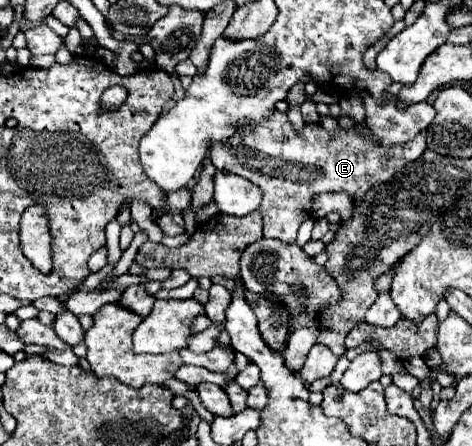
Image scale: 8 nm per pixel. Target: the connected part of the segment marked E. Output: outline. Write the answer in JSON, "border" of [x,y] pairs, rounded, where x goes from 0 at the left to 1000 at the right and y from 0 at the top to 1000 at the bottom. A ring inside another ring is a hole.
{"border":[[[583,249],[566,271],[549,276],[549,280],[523,280],[494,312],[506,312],[506,330],[494,334],[494,325],[485,330],[485,321],[477,321],[477,325],[460,325],[447,339],[451,370],[464,383],[502,388],[502,392],[511,392],[519,401],[523,401],[523,370],[528,370],[528,379],[536,383],[532,406],[540,415],[549,415],[553,428],[557,428],[557,451],[549,460],[549,473],[557,482],[557,527],[591,536],[591,540],[612,545],[612,549],[625,545],[633,504],[655,487],[655,478],[659,478],[659,446],[663,446],[667,433],[735,428],[748,451],[765,451],[773,442],[773,433],[782,428],[782,419],[828,401],[841,379],[850,379],[867,361],[879,361],[883,352],[892,352],[896,339],[905,334],[900,298],[888,298],[888,307],[879,307],[867,321],[828,325],[828,330],[799,325],[778,298],[756,294],[756,289],[722,289],[722,298],[714,307],[697,312],[697,298],[680,280],[646,280],[642,298],[629,303],[621,294],[608,258],[591,253],[591,249]]]}

